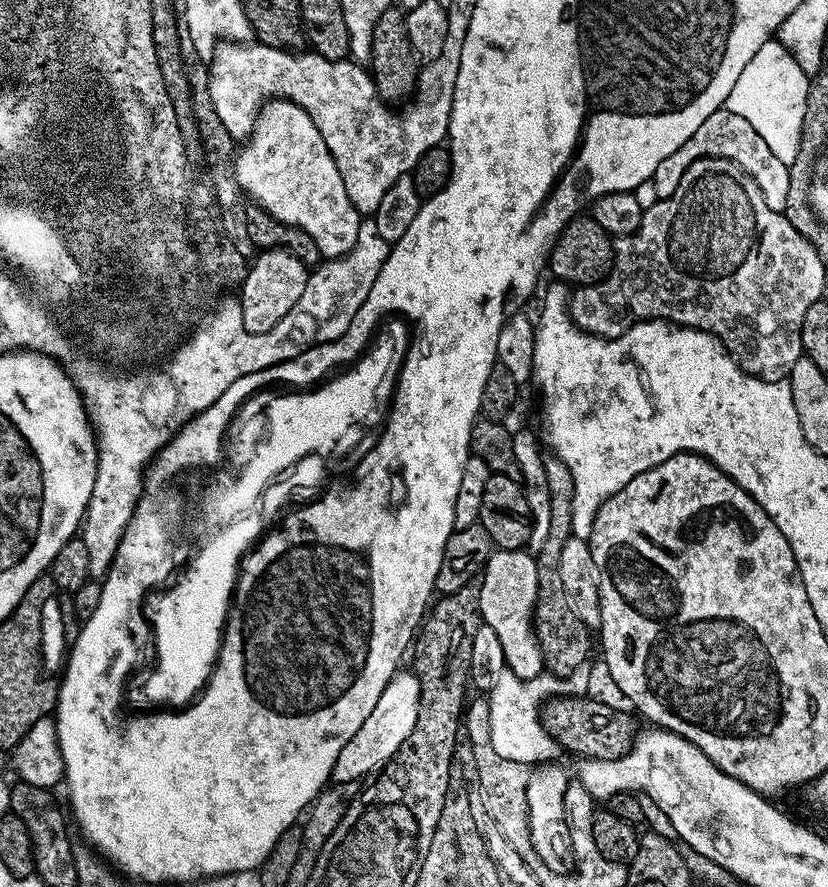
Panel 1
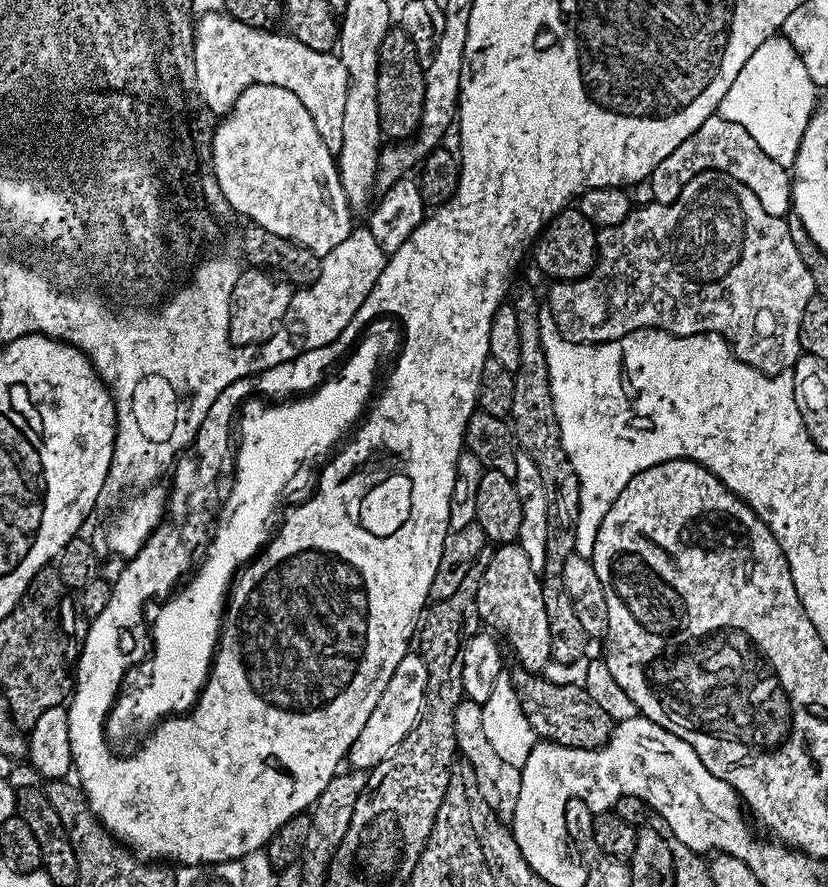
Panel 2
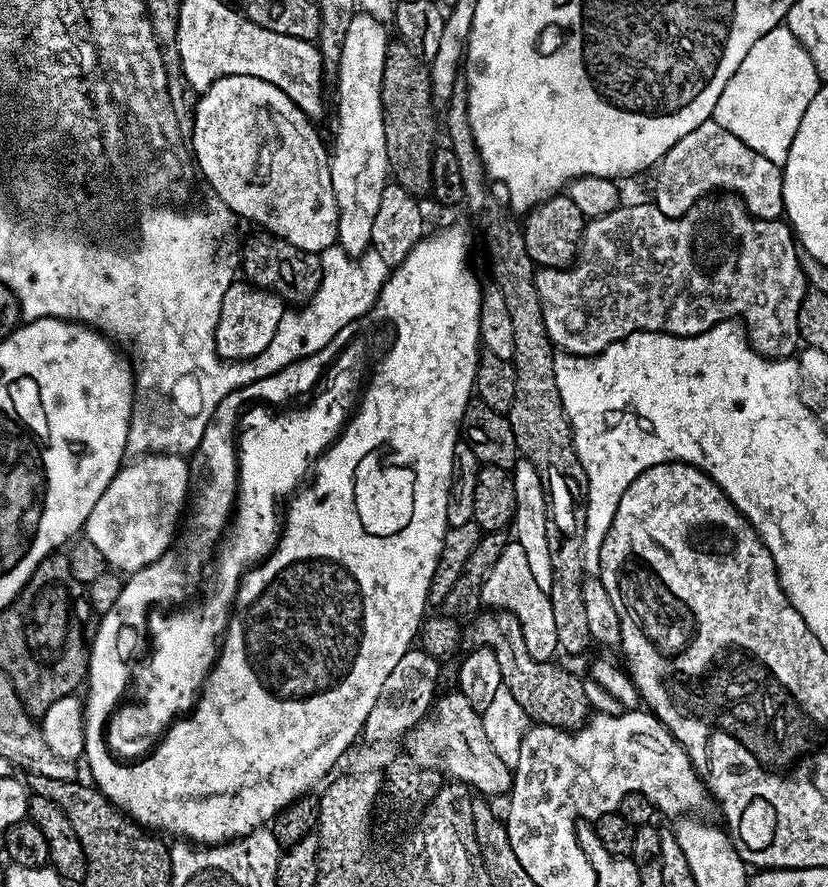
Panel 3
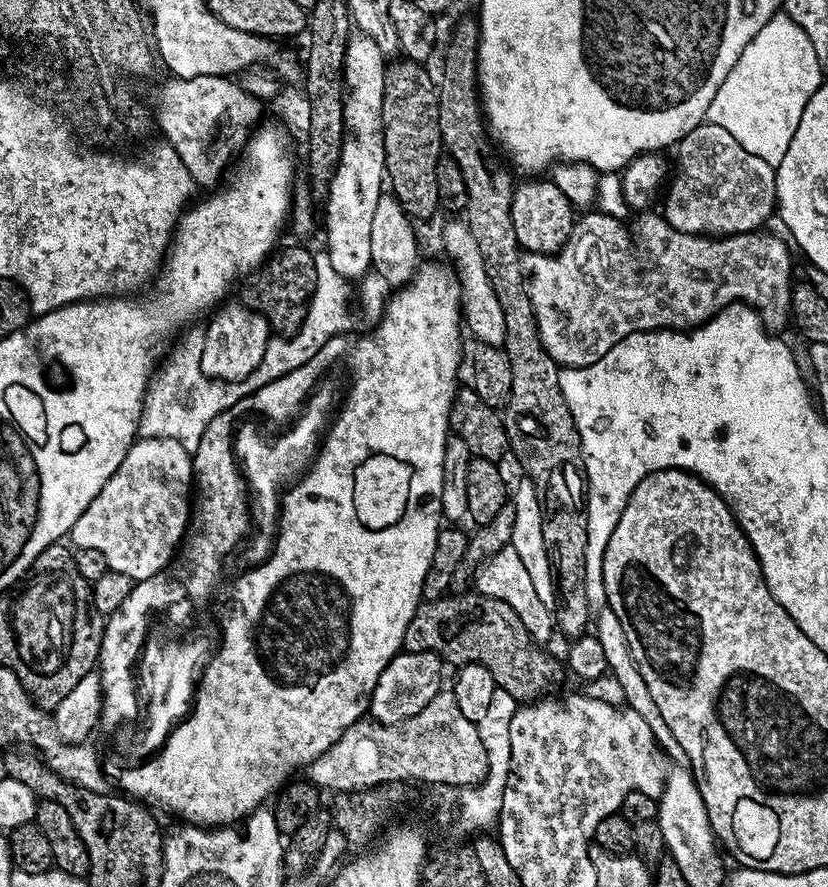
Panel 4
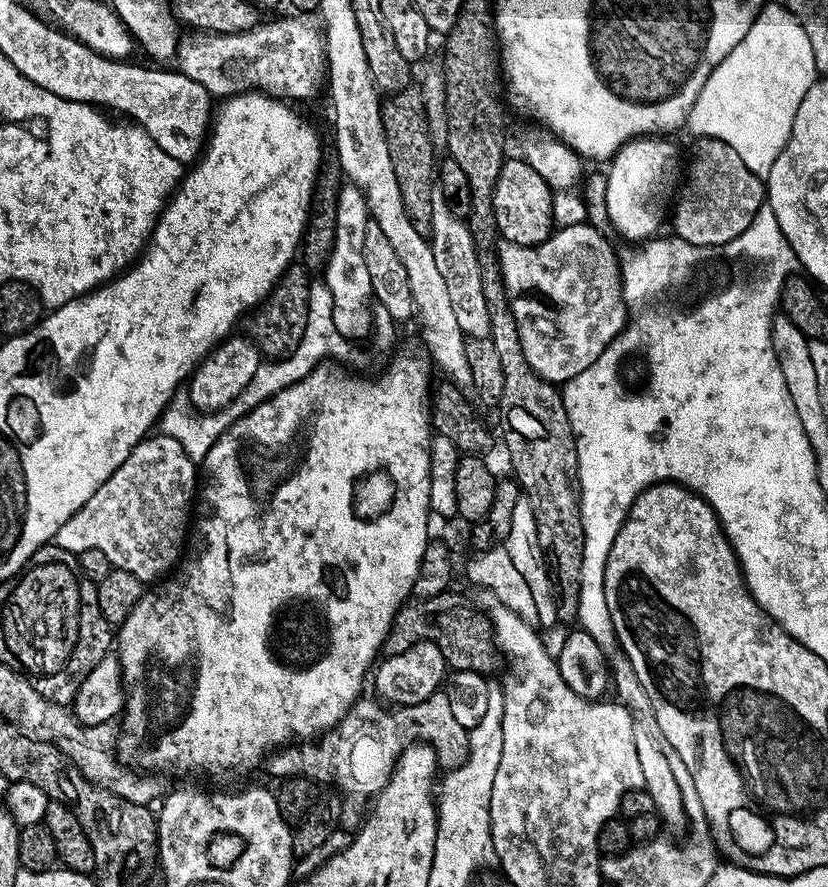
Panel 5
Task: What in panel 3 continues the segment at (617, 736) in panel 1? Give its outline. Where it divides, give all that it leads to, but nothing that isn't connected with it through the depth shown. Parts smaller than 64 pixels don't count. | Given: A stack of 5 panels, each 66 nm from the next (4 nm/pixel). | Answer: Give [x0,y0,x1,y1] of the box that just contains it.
[472,612,590,730]

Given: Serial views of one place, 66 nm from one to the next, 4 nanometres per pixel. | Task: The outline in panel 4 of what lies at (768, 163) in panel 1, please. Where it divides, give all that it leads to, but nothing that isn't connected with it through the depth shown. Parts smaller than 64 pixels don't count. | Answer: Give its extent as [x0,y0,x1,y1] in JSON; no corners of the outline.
[662,122,777,236]

